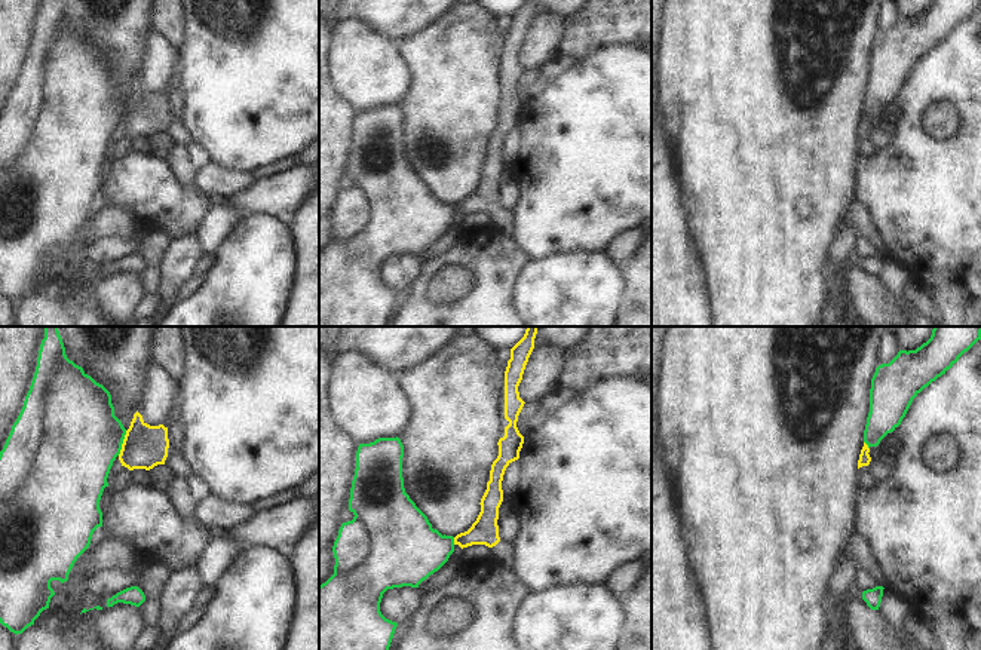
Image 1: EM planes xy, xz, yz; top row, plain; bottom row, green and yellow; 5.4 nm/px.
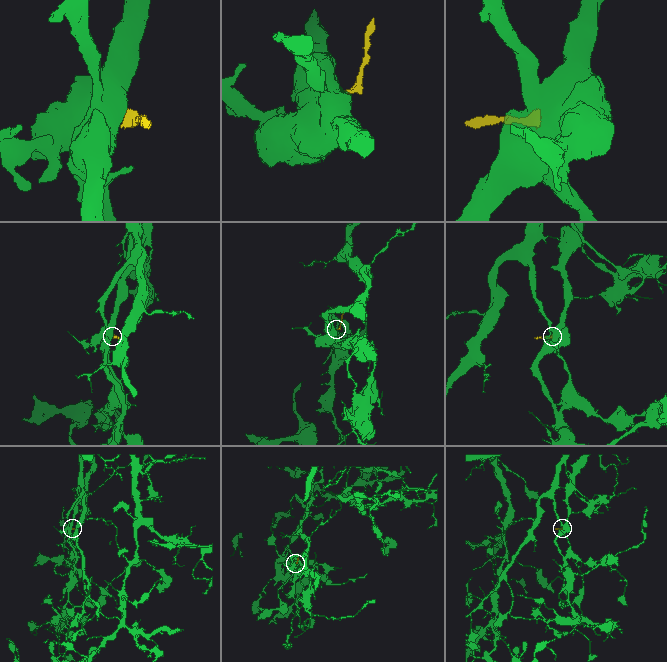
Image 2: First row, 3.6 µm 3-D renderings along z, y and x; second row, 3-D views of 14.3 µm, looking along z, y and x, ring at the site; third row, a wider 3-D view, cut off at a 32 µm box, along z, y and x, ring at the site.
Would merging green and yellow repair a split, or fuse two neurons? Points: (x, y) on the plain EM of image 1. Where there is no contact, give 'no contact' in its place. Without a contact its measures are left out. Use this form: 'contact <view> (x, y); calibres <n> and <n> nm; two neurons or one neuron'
contact xy (122, 110); calibres 480 and 240 nm; two neurons

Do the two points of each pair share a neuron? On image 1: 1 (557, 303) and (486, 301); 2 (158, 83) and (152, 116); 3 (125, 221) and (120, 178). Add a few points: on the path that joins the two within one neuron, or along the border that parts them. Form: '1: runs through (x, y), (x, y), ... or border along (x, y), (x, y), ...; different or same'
1: border along (523, 267), (512, 287), (514, 310); different
2: border along (137, 77), (147, 91), (161, 92); different
3: border along (104, 204), (126, 207), (134, 214), (135, 223); different

